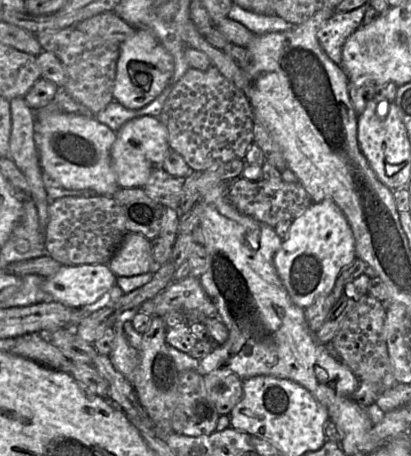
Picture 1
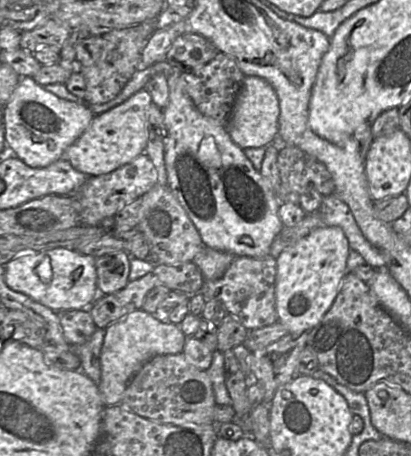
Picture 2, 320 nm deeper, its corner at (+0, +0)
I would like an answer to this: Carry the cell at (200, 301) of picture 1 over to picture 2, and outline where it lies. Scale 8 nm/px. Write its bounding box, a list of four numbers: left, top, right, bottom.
[200,255,278,331]

